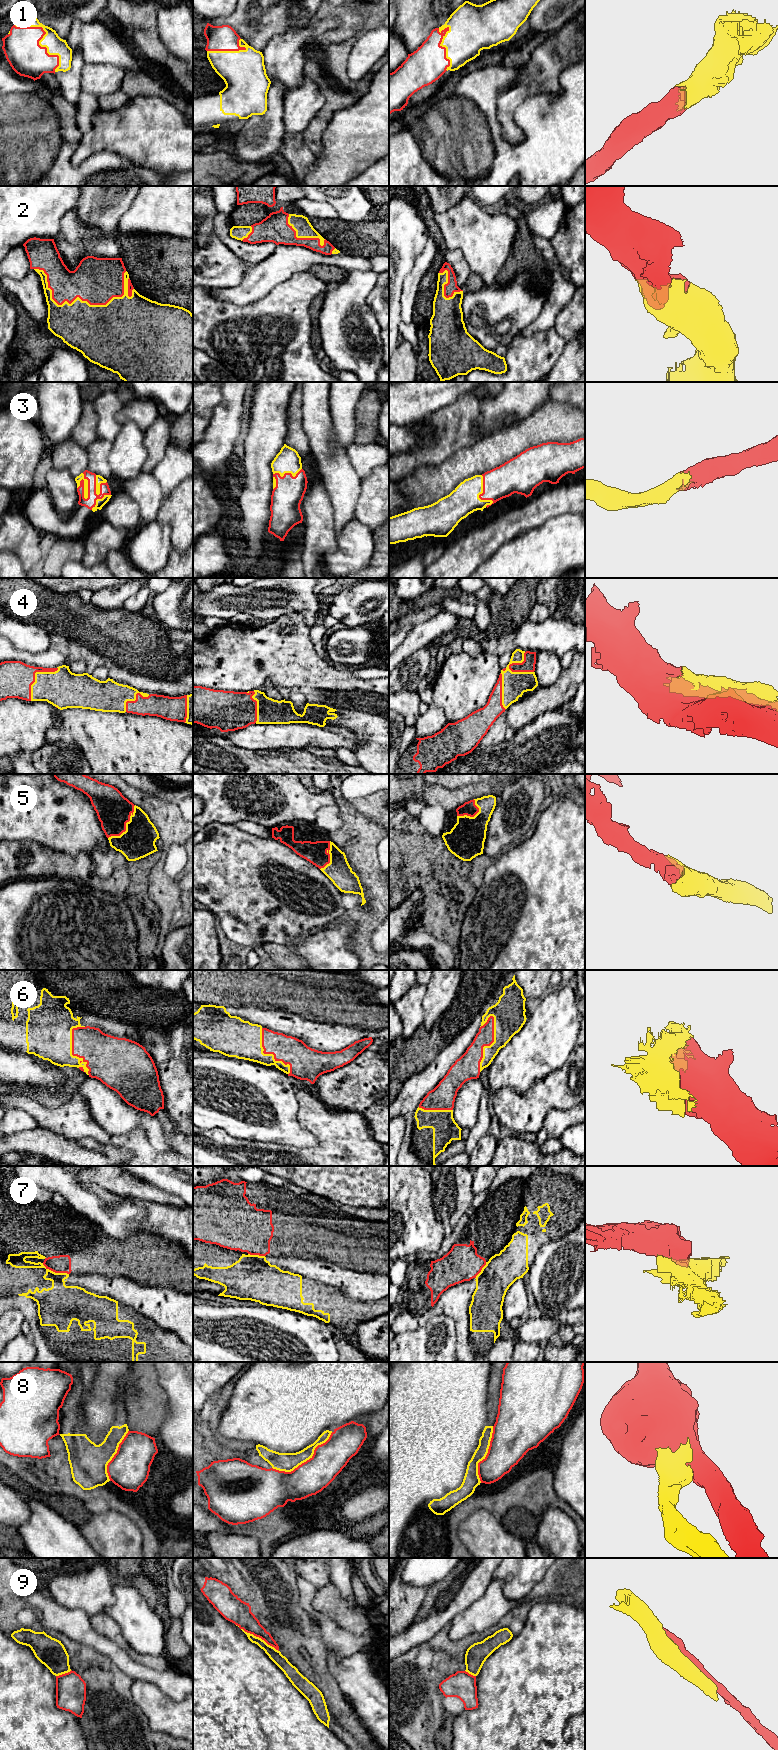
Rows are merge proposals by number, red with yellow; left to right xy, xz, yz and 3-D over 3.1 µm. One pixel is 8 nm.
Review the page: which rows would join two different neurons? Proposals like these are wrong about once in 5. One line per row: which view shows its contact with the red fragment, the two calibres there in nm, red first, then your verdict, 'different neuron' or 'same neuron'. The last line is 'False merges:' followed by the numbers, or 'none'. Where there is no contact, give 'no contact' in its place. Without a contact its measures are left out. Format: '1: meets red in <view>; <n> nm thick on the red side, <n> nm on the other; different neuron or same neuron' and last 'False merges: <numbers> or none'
1: meets red in xy; 300 nm thick on the red side, 150 nm on the other; same neuron
2: meets red in xy; 340 nm thick on the red side, 380 nm on the other; same neuron
3: meets red in xy; 90 nm thick on the red side, 50 nm on the other; same neuron
4: meets red in xy; 260 nm thick on the red side, 300 nm on the other; same neuron
5: meets red in xy; 280 nm thick on the red side, 280 nm on the other; same neuron
6: meets red in xy; 300 nm thick on the red side, 360 nm on the other; same neuron
7: meets red in xy; 140 nm thick on the red side, 280 nm on the other; different neuron
8: meets red in xz; 280 nm thick on the red side, 150 nm on the other; different neuron
9: meets red in xz; 180 nm thick on the red side, 90 nm on the other; different neuron
False merges: 7, 8, 9

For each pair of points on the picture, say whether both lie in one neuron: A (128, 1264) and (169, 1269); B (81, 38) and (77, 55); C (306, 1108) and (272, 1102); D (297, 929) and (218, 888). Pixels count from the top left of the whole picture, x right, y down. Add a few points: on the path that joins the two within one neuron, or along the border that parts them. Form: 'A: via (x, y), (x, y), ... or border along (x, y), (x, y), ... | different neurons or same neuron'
A: via (138, 1264), (159, 1264) | same neuron
B: border along (72, 49), (79, 48), (85, 62) | different neurons
C: border along (295, 1088), (298, 1103), (297, 1122), (305, 1130) | different neurons
D: via (277, 917), (265, 916), (238, 889) | same neuron

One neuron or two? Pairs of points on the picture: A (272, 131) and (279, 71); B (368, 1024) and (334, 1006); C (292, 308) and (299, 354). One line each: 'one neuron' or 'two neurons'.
A: two neurons
B: one neuron
C: one neuron

